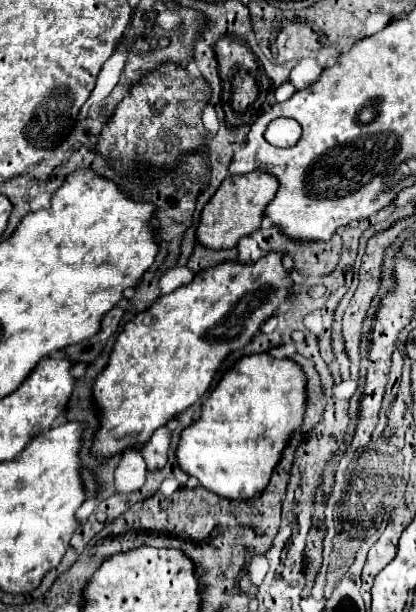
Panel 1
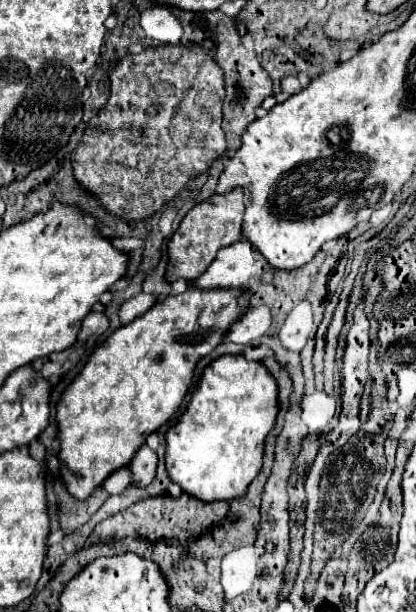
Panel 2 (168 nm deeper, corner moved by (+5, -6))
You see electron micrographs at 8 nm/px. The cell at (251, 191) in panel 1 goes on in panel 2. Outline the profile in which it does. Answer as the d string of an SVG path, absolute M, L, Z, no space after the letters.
M233 188L231 192L225 194L213 194L205 202L193 206L187 216L181 220L177 232L169 240L169 268L167 268L167 280L195 280L199 278L209 264L215 260L217 252L243 236L243 214L245 214L245 204L243 204L243 188Z

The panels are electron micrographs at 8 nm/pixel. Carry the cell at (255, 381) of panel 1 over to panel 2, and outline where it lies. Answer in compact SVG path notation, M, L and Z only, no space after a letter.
M241 354L217 358L203 370L191 404L179 422L165 434L169 478L203 502L241 498L263 466L265 440L277 414L279 388L261 362L245 360Z

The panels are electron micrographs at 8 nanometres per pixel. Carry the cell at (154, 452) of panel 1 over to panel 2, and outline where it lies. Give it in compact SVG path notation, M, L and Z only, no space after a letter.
M147 444L141 446L141 450L137 450L137 454L133 456L129 468L133 472L135 486L141 486L141 488L149 486L155 478L155 470L157 470L157 452L153 452Z

